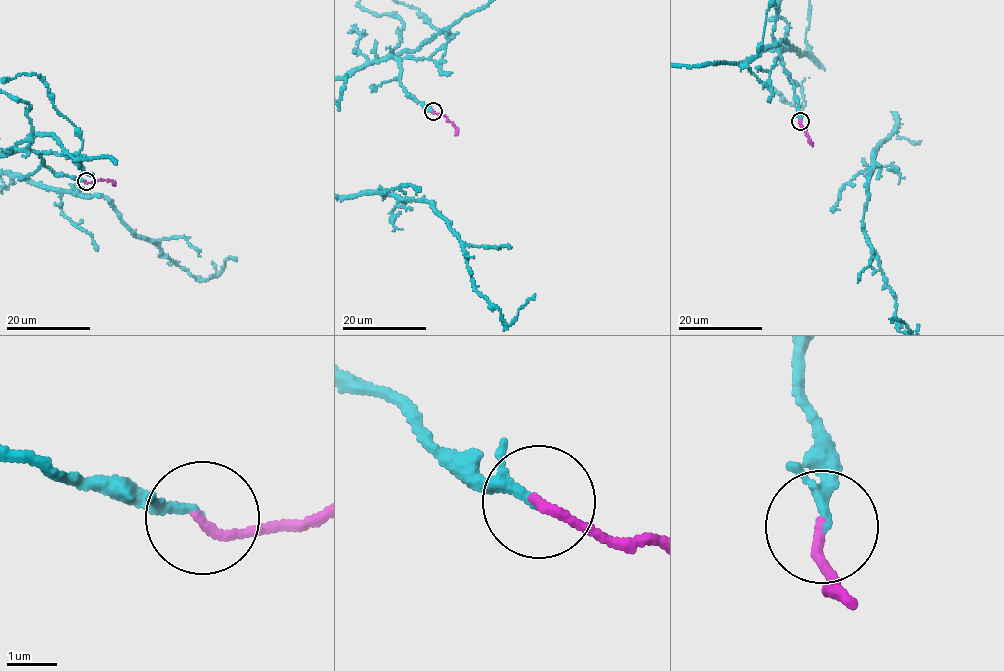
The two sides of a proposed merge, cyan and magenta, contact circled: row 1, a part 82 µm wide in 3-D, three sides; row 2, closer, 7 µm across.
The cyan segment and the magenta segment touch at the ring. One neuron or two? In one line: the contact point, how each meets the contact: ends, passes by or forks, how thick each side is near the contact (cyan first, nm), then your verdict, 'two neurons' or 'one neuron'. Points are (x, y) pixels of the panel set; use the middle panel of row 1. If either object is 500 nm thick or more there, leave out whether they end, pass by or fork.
(433, 111) | cyan passes by | magenta ends | 130/190 nm | one neuron

